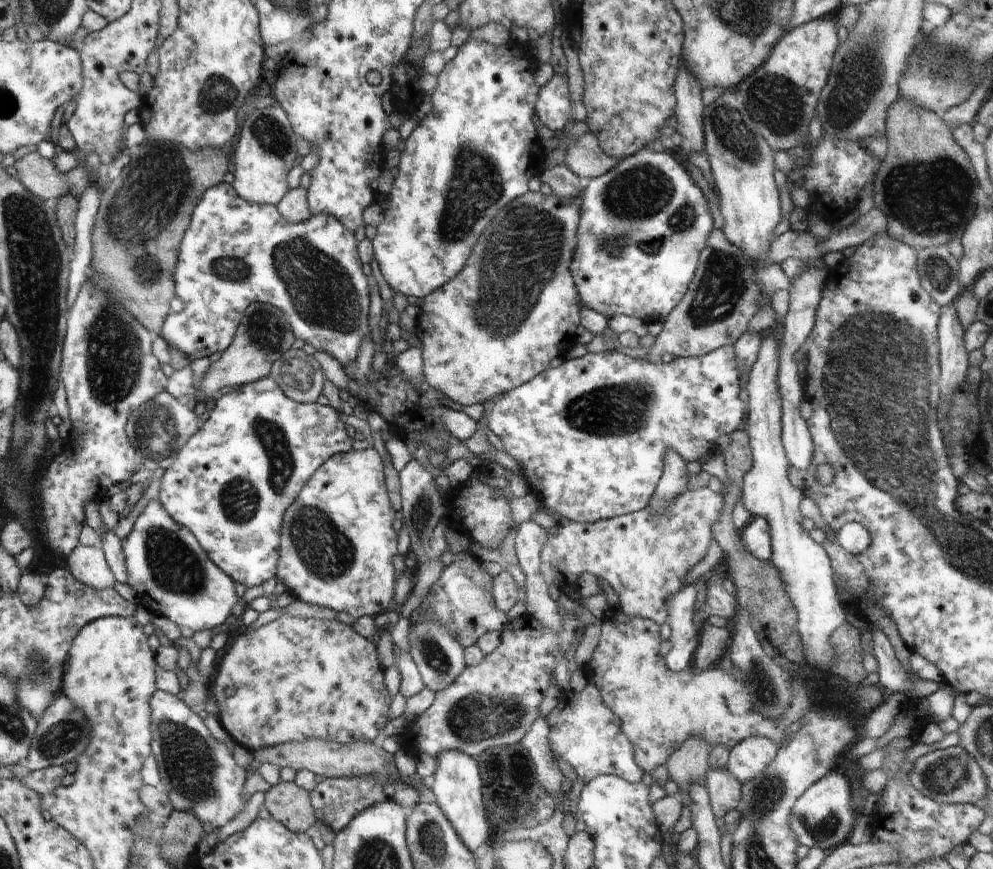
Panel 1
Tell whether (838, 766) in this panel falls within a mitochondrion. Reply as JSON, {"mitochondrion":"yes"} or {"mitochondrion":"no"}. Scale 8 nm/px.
{"mitochondrion":"no"}

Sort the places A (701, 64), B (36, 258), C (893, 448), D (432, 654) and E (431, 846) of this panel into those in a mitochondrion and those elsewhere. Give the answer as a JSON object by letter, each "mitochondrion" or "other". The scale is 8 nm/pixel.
{"A":"other","B":"mitochondrion","C":"mitochondrion","D":"mitochondrion","E":"mitochondrion"}

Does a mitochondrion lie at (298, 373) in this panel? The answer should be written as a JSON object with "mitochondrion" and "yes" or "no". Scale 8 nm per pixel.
{"mitochondrion":"yes"}

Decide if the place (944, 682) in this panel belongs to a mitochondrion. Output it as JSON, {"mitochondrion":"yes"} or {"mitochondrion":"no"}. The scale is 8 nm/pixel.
{"mitochondrion":"no"}

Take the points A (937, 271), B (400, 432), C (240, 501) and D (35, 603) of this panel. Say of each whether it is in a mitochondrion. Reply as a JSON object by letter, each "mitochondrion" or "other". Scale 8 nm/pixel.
{"A":"mitochondrion","B":"other","C":"mitochondrion","D":"other"}

